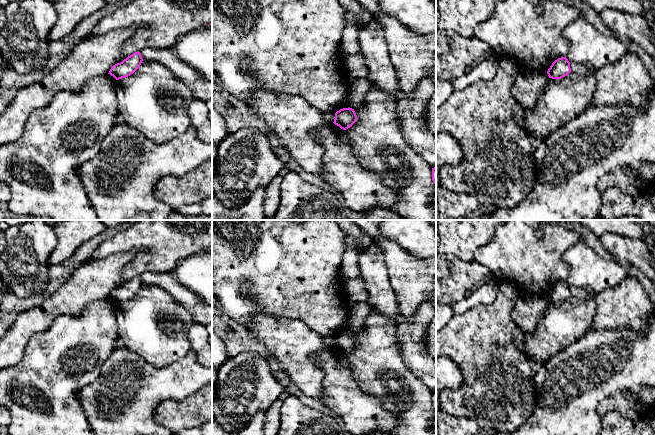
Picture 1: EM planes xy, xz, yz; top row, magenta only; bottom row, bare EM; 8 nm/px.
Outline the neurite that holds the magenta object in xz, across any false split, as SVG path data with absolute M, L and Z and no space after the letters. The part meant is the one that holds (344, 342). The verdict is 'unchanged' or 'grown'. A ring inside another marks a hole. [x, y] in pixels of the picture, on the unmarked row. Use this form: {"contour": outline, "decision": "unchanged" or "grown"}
{"contour": "M343 332L335 337L334 348L341 353L350 352L357 344L357 339L352 332Z", "decision": "unchanged"}

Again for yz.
{"contour": "M565 281L555 284L547 295L549 302L561 303L571 296L570 286Z", "decision": "unchanged"}

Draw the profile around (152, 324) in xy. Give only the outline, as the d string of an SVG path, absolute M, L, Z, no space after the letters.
M143 284L133 298L116 305L115 314L124 346L155 367L167 366L191 350L188 332L194 320L190 312L157 285Z

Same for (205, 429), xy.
M212 421L204 423L198 427L185 429L177 435L212 435Z

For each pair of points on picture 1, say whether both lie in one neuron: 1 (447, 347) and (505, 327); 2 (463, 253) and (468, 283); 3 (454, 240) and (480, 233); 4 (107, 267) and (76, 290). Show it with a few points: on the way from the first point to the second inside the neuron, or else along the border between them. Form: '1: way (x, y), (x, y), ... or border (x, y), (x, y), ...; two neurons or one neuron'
1: way (461, 340), (480, 340), (488, 332), (491, 332); one neuron
2: border (446, 254), (452, 254), (465, 261), (474, 260); two neurons
3: way (460, 235), (462, 233), (474, 233); one neuron
4: way (99, 275), (84, 287); one neuron

